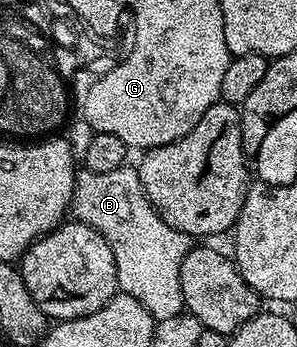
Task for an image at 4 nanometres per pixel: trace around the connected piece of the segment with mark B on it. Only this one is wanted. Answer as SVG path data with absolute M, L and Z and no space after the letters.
M124 165L120 169L112 169L112 173L79 170L74 181L74 200L70 202L70 211L77 222L96 229L96 233L100 233L100 237L108 241L112 257L116 257L119 292L142 302L144 309L155 321L174 317L184 311L180 289L180 265L192 246L191 236L172 229L172 225L168 225L168 221L160 217L160 213L150 204L149 197L144 193L144 185L133 166Z

